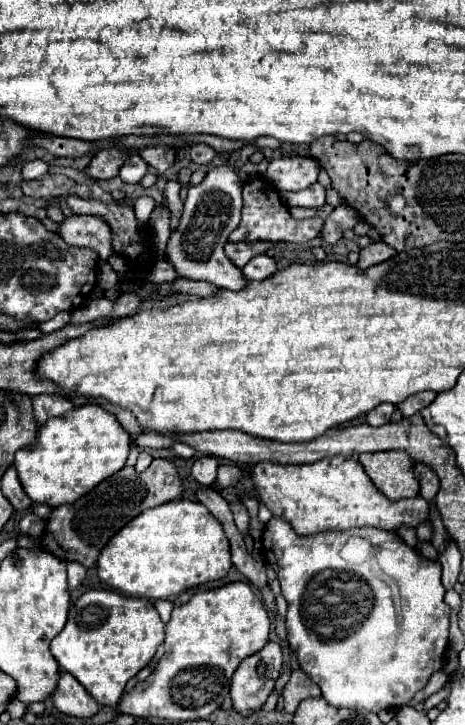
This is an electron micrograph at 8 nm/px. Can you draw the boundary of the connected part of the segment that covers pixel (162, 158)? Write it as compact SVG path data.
M150 146L150 148L144 148L140 152L140 156L152 166L158 170L158 174L164 174L172 164L174 164L174 158L176 154L166 148L166 146Z

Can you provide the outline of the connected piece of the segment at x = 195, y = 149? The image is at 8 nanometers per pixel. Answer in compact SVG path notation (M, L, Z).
M194 144L190 152L192 152L192 162L196 164L210 164L212 158L216 156L214 148L208 144Z

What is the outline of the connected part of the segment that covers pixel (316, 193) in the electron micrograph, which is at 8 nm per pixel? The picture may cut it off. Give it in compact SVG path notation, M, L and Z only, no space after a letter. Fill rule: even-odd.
M316 182L306 190L300 192L280 192L282 200L288 206L302 206L302 208L322 208L326 204L326 190Z

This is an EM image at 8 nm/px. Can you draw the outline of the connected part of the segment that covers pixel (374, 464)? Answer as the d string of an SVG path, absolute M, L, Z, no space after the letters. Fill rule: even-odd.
M404 452L360 454L360 462L374 486L388 500L406 500L418 496L418 480L414 480L414 462Z

